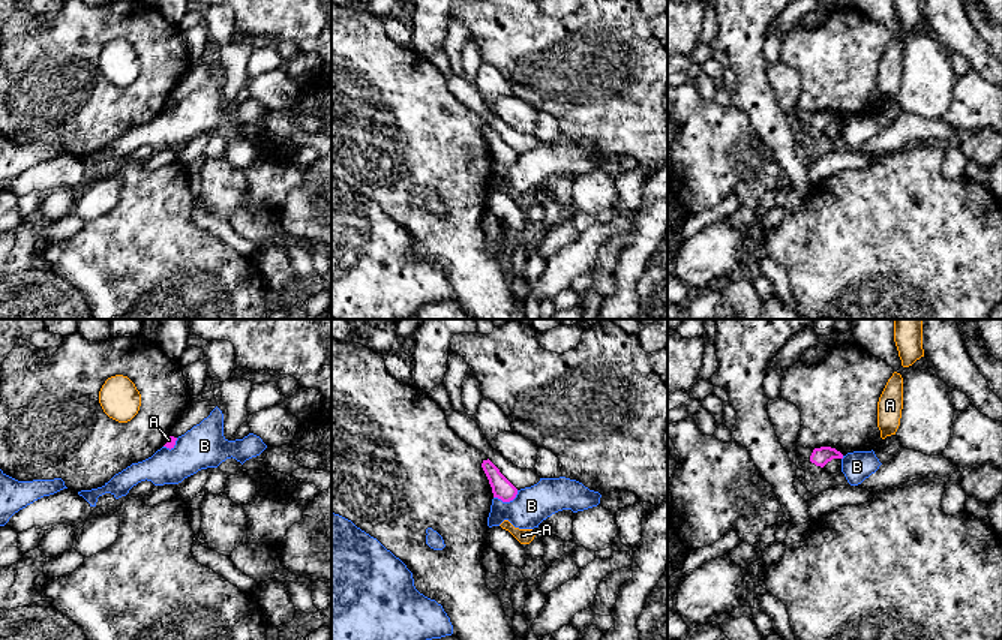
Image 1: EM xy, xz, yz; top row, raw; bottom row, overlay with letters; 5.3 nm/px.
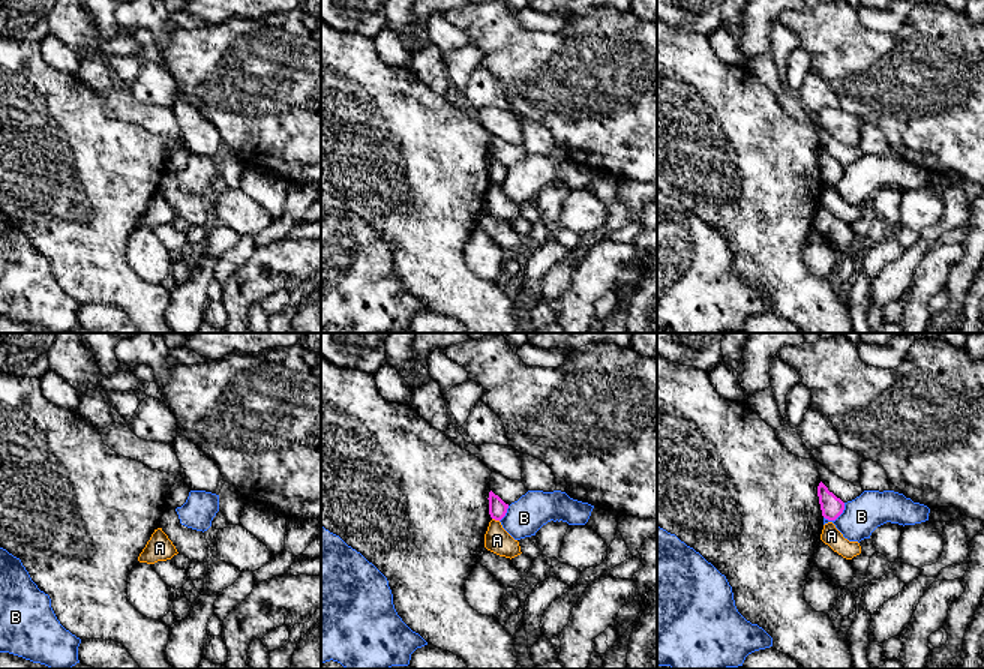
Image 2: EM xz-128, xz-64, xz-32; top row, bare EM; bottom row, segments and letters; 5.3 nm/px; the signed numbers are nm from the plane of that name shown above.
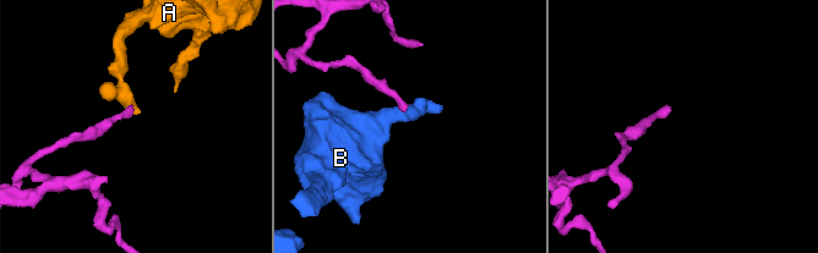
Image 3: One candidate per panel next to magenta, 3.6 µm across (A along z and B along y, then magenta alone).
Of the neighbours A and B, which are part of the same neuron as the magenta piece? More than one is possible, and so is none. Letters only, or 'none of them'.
none of them

